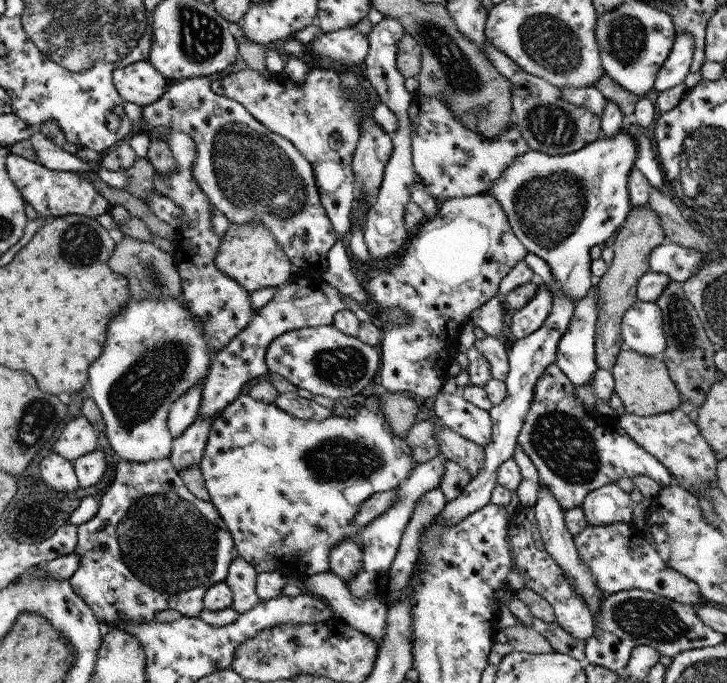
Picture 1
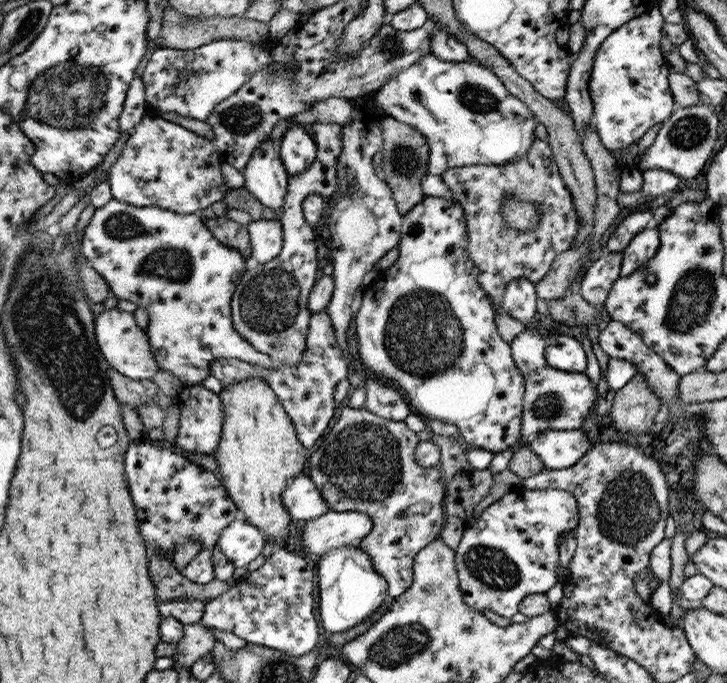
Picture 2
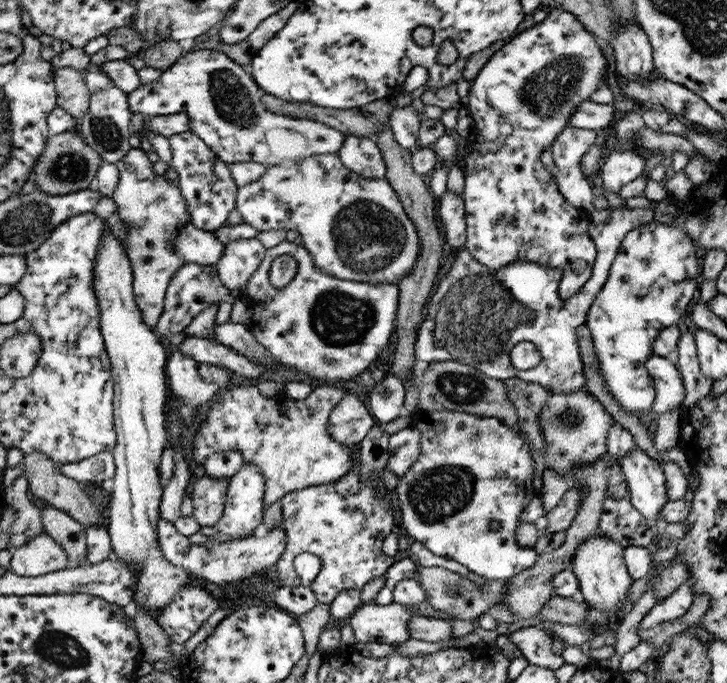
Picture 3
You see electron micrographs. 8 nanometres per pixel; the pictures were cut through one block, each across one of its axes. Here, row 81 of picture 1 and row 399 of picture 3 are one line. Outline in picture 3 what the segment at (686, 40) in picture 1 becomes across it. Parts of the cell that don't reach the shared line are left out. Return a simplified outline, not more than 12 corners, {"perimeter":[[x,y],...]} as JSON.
{"perimeter":[[656,354],[645,365],[656,391],[654,412],[685,400],[677,365]]}

